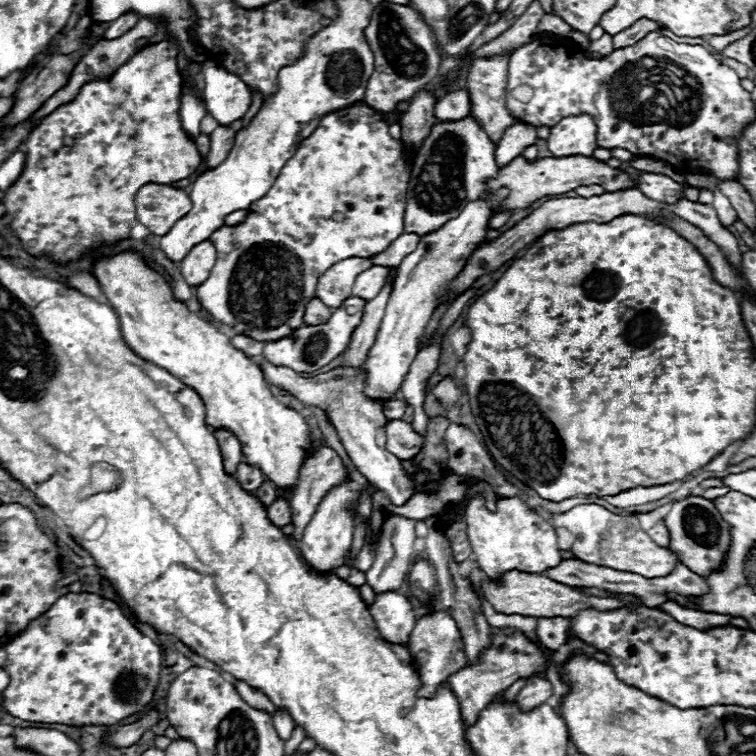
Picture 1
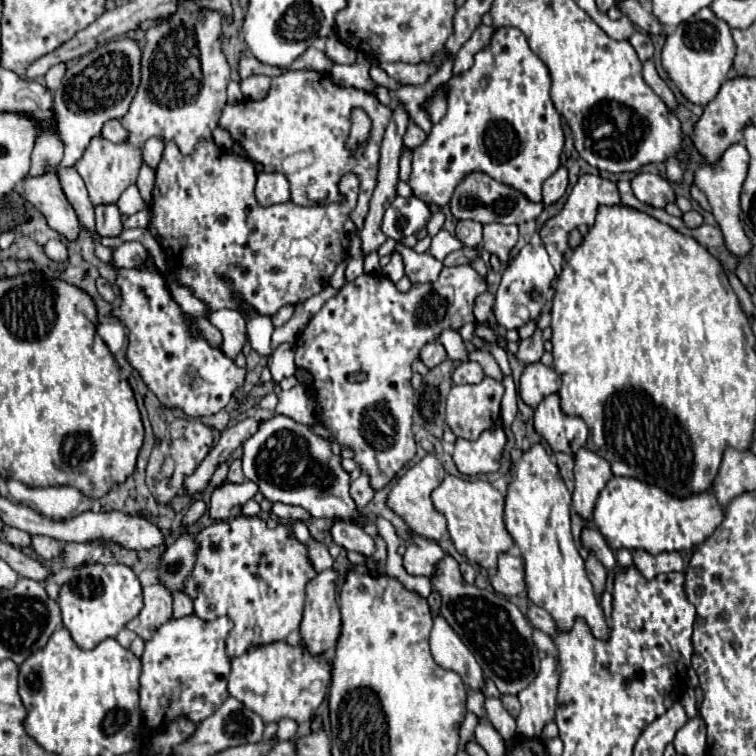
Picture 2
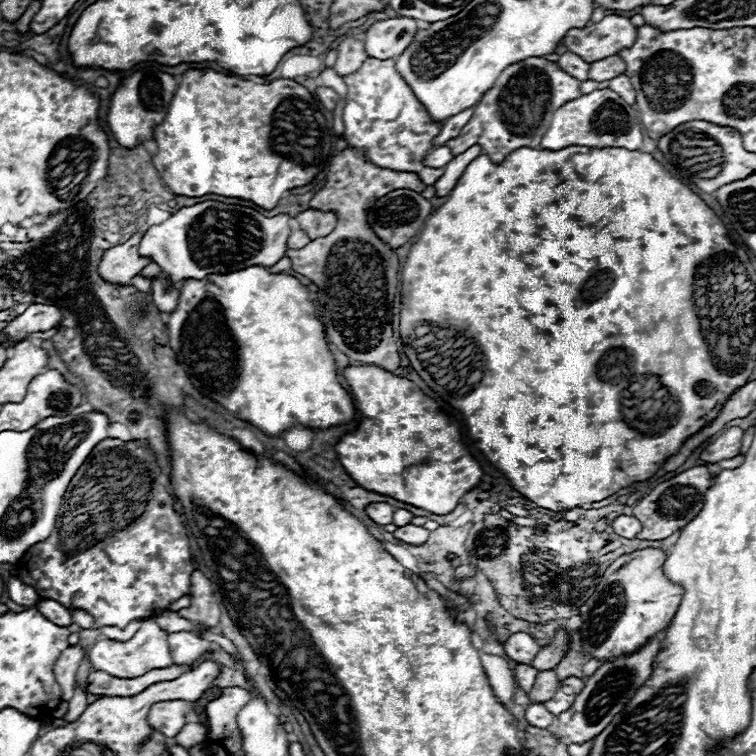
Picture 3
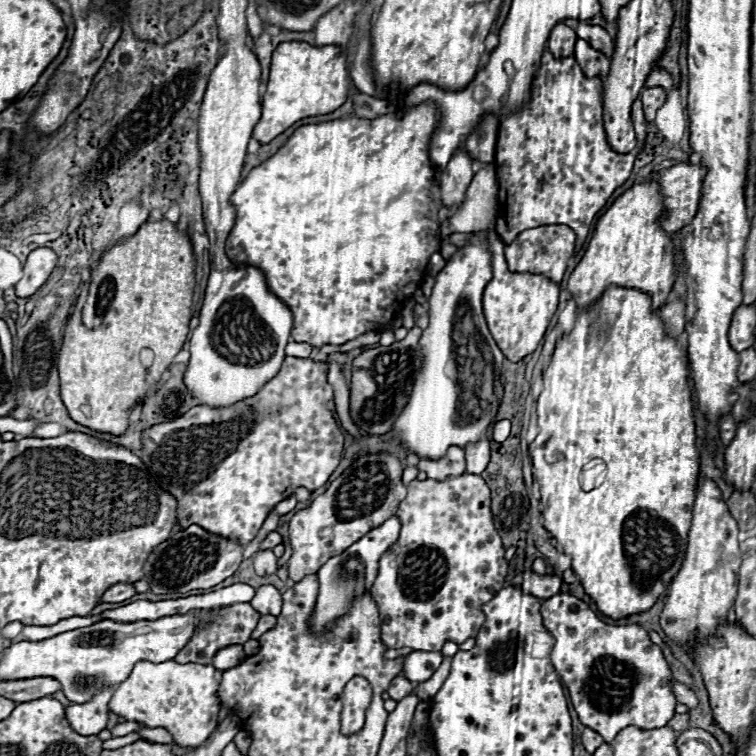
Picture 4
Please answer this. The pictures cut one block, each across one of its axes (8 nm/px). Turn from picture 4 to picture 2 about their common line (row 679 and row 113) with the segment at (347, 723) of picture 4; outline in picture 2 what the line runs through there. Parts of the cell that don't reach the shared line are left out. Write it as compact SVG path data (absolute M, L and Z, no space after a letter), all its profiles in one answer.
M352 110L352 132L346 142L348 148L354 150L356 144L368 138L368 132L370 132L370 118L362 110Z

